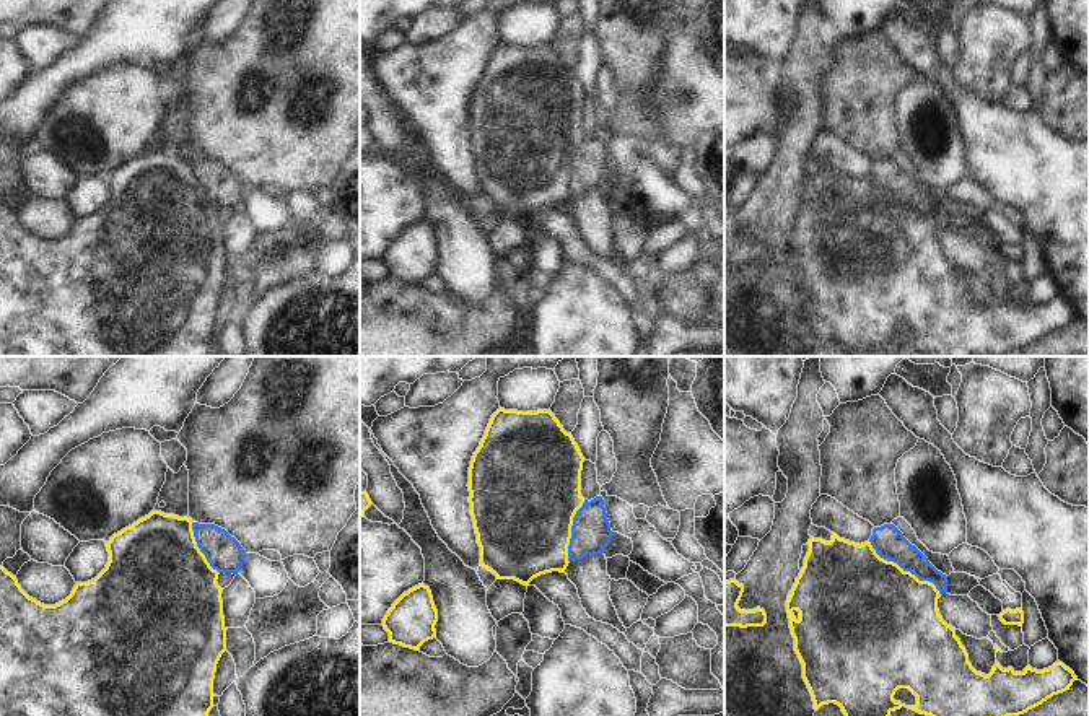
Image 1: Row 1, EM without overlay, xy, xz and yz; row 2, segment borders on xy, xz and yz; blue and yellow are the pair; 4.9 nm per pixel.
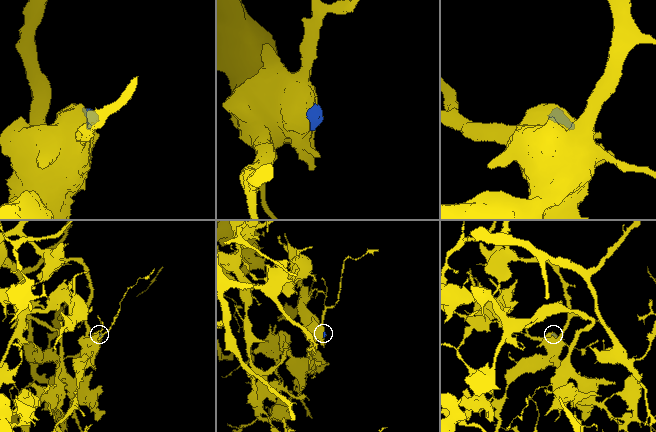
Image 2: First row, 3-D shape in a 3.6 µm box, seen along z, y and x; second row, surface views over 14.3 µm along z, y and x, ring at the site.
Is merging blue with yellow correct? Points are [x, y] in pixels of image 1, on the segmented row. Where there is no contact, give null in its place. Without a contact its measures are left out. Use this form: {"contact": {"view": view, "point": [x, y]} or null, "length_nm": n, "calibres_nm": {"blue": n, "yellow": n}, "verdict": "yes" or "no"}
{"contact": {"view": "yz", "point": [904, 570]}, "length_nm": 460, "calibres_nm": {"blue": 160, "yellow": 500}, "verdict": "yes"}

